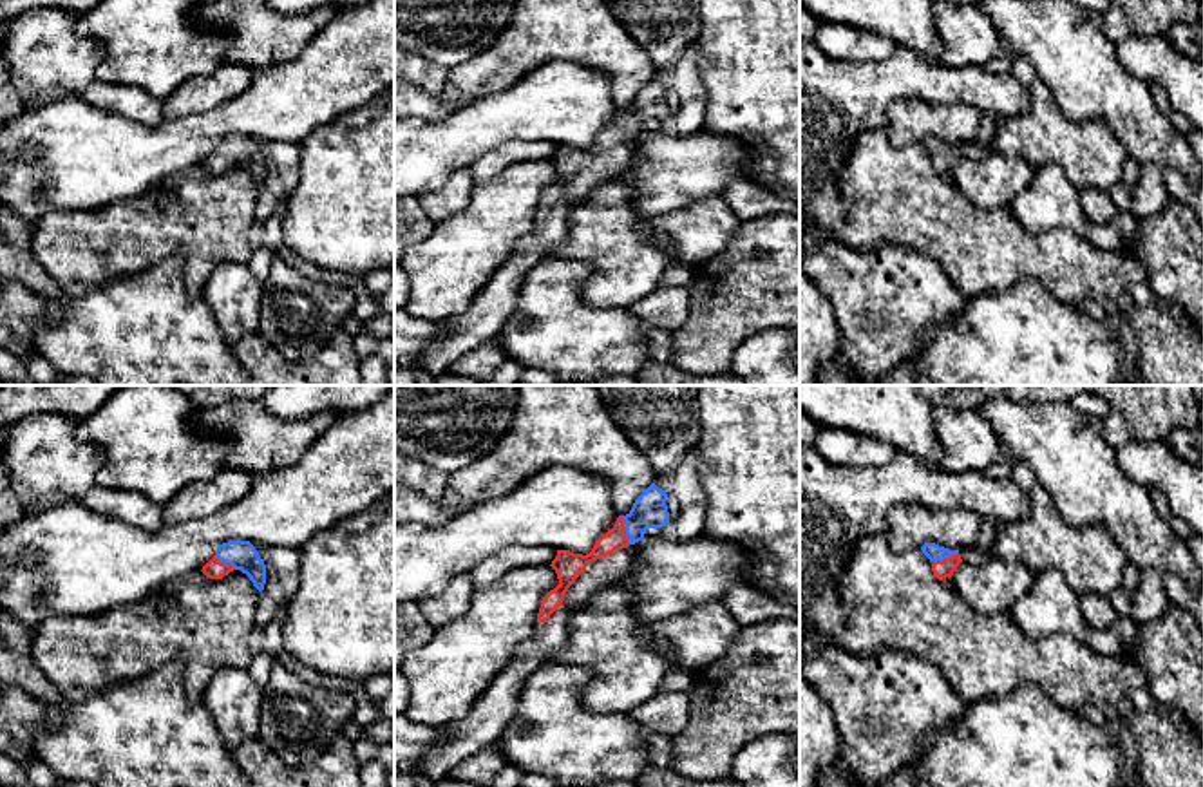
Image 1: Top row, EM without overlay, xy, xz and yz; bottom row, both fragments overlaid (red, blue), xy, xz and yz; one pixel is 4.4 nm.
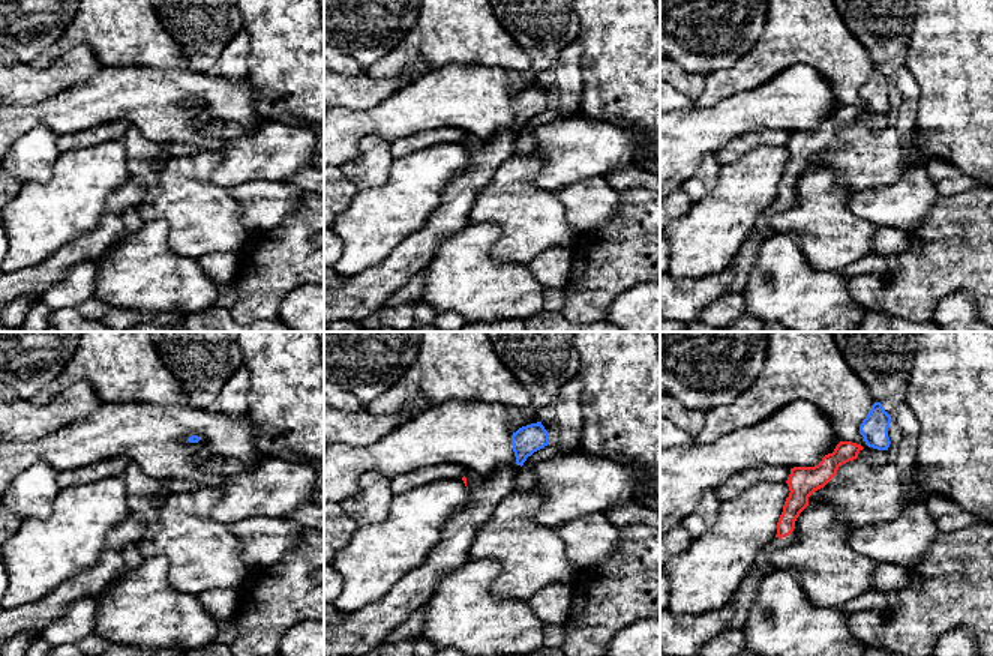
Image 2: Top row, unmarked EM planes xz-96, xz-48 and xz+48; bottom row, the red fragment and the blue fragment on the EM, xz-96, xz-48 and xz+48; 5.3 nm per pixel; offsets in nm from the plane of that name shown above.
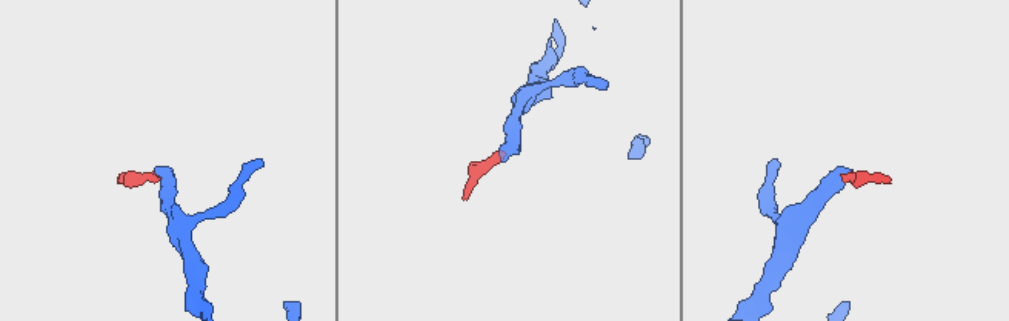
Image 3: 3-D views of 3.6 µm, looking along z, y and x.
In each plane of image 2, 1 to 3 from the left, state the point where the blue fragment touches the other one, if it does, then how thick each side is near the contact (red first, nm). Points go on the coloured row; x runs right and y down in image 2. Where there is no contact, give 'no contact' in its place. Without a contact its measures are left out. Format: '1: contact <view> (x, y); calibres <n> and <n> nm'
1: no contact
2: no contact
3: no contact

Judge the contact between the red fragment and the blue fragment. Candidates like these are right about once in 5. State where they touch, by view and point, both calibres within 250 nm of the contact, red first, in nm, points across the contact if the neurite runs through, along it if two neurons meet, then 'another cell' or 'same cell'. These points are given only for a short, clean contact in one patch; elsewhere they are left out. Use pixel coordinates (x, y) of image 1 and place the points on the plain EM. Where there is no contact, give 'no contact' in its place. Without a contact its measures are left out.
xz (625, 125) | 100/160 nm | across xz (614, 134), (625, 125), (650, 105) | same cell

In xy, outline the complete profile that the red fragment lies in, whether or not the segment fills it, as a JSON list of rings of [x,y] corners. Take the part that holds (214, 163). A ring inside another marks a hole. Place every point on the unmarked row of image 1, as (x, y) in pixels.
[[[228,136],[219,139],[215,150],[201,166],[208,174],[223,174],[233,165],[246,168],[259,186],[264,185],[266,159],[250,136]]]

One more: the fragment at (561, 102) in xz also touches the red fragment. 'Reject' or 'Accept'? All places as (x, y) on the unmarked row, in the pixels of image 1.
Reject

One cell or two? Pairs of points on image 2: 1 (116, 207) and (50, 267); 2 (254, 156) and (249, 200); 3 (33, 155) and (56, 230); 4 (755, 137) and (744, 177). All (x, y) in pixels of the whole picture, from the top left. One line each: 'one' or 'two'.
1: one
2: two
3: two
4: two

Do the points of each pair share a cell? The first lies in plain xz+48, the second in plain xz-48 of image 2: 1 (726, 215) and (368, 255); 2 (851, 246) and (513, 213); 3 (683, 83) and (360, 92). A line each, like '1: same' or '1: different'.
1: same
2: same
3: different

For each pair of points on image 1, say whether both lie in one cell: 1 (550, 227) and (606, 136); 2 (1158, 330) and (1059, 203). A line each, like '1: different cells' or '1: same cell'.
1: same cell
2: different cells

